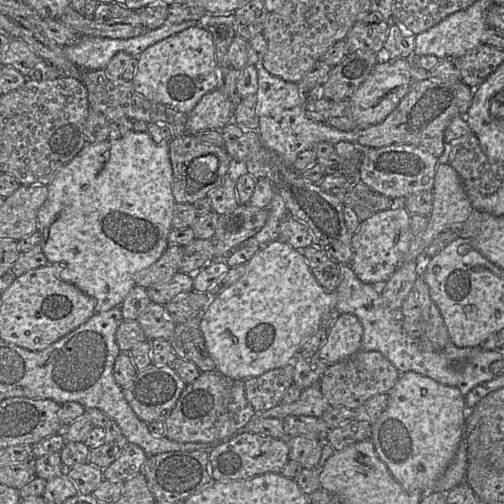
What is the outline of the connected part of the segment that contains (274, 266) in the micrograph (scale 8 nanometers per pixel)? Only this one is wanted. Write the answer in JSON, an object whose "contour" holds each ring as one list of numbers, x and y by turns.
{"contour":[[273,241,267,245,260,245,259,251,247,262,245,273,235,283,215,297,205,308,205,311,202,313,200,329,204,336,205,346,215,362,216,371,232,379,246,380,293,363,299,355,302,345,319,330,321,327,321,319,325,313,336,307,336,303,336,292,328,292,320,285,306,261,302,250,294,249,283,241]]}

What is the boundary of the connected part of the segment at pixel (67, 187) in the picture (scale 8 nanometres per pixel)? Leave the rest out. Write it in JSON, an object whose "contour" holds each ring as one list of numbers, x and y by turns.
{"contour":[[131,130,119,140,106,139,97,143,87,142,79,153,67,163,48,184,48,196,38,211,40,246,48,261,57,269,58,277,73,284,96,300,95,313,106,312,120,306,130,290,136,286,136,275,155,263,168,248,168,235,173,229,172,218,175,207,173,197,173,170,169,155,169,143,155,143,148,132]]}

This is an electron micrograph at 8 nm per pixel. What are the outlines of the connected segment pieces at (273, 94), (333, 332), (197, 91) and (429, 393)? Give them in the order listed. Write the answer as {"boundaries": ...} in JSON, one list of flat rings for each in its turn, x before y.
{"boundaries":[[[262,61,255,65,258,75,257,115,259,117,258,135,262,145,274,151,282,158,284,163,293,167,298,154,304,150,313,149,319,142,336,144,346,141,357,144,358,130,341,131,326,123,317,122,308,118,305,113,307,96,297,83,285,81,270,74,264,67]],[[352,313,341,314,332,326,326,343,321,347,318,356,332,365,347,359,361,350,363,325]],[[202,26,190,27,145,49,138,57,132,79,135,91,150,101,188,114,199,100,218,86,218,65,211,33]],[[414,371,400,373,389,393,389,404,372,424,371,440,379,458,406,491,429,493,455,457,466,422,460,389]]]}

